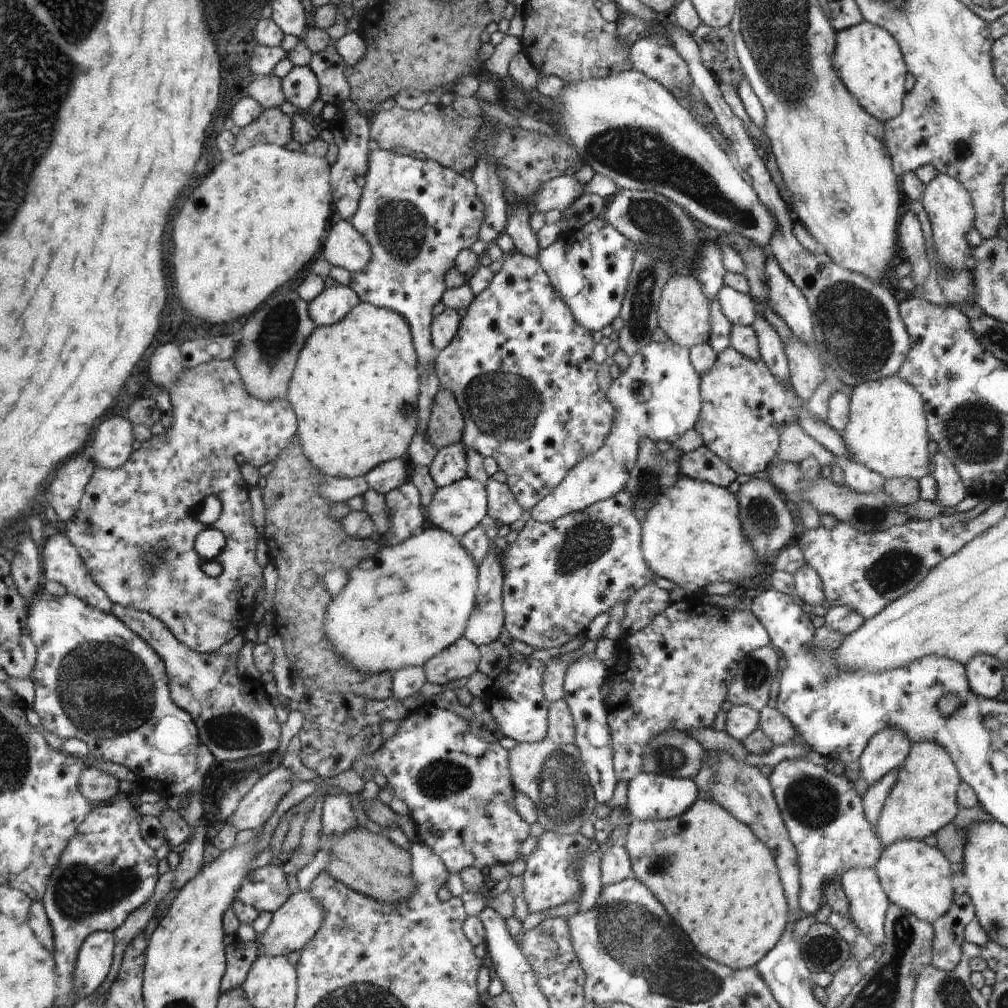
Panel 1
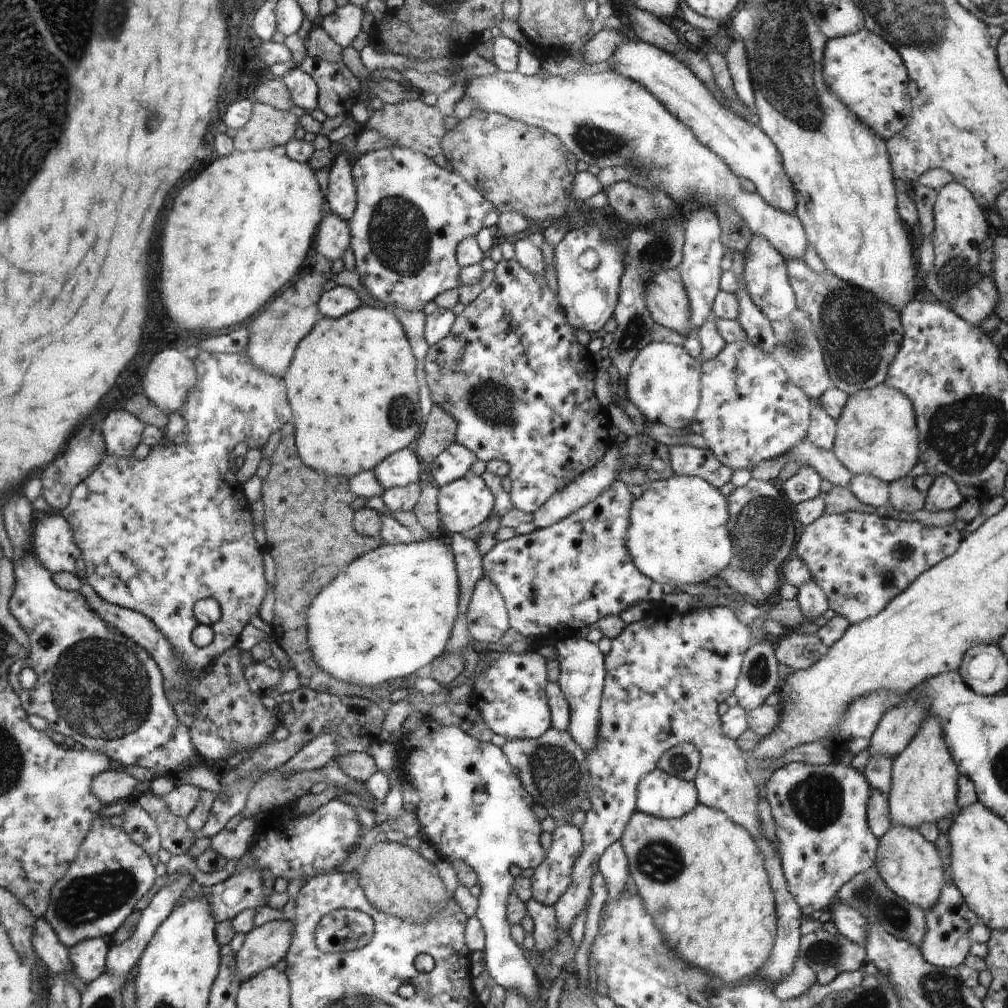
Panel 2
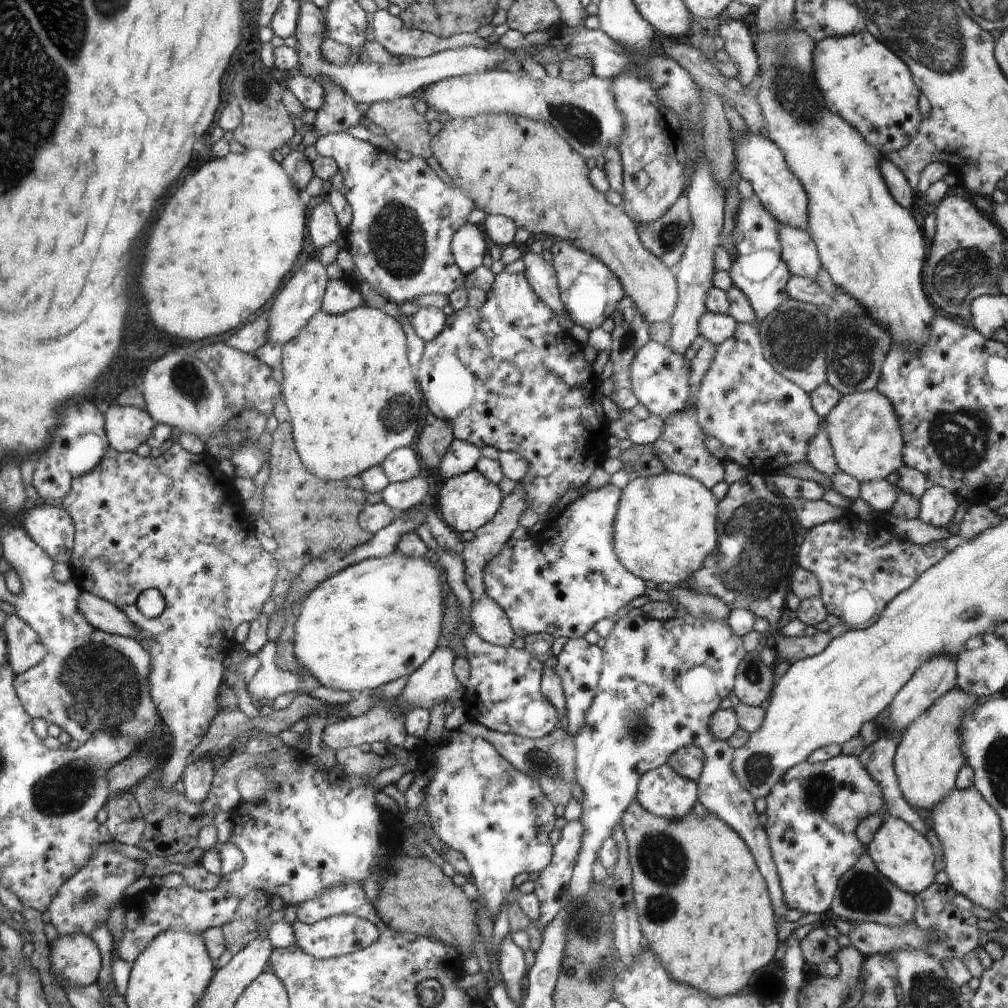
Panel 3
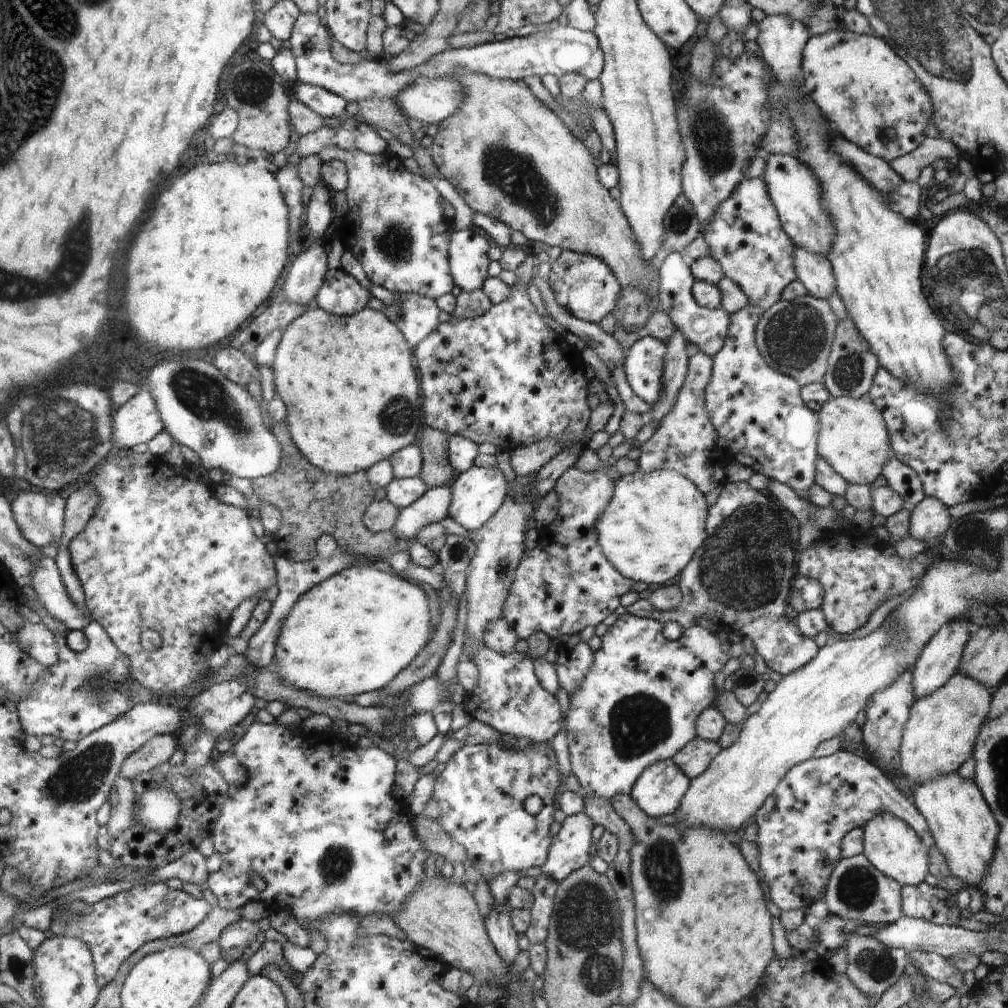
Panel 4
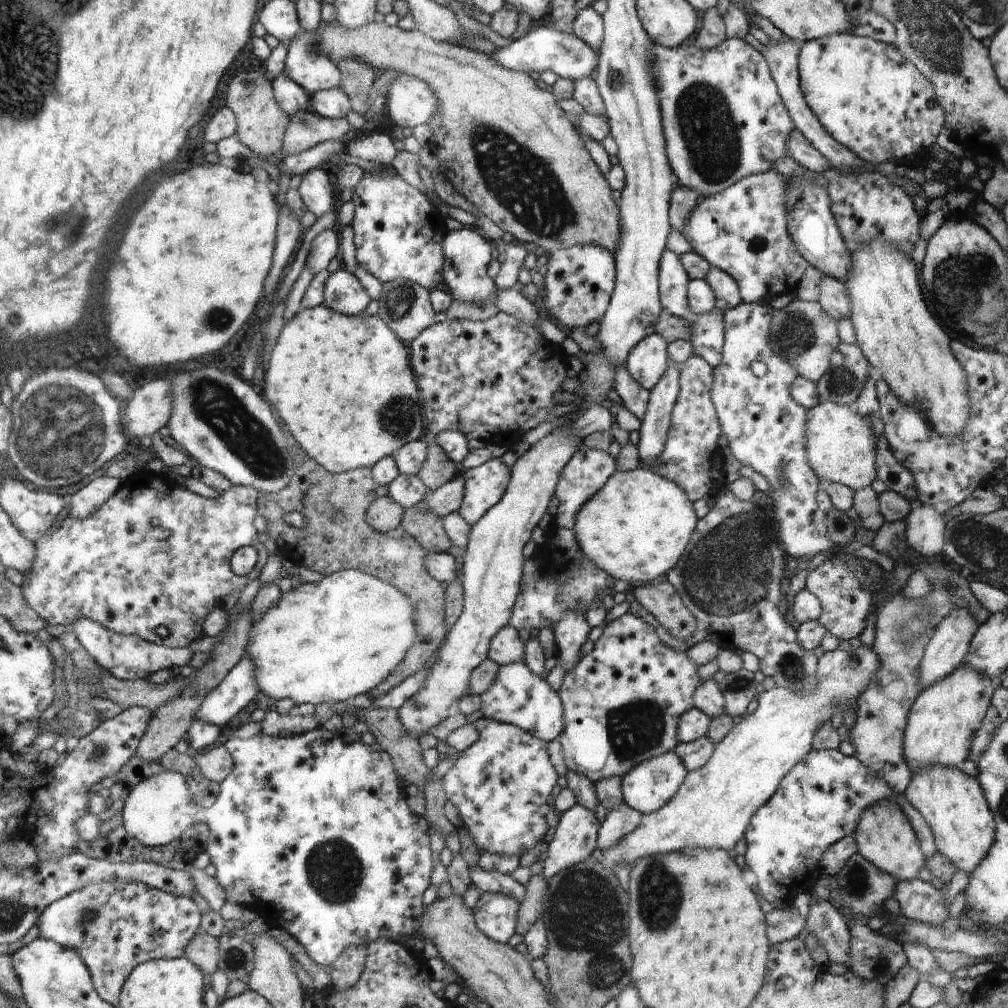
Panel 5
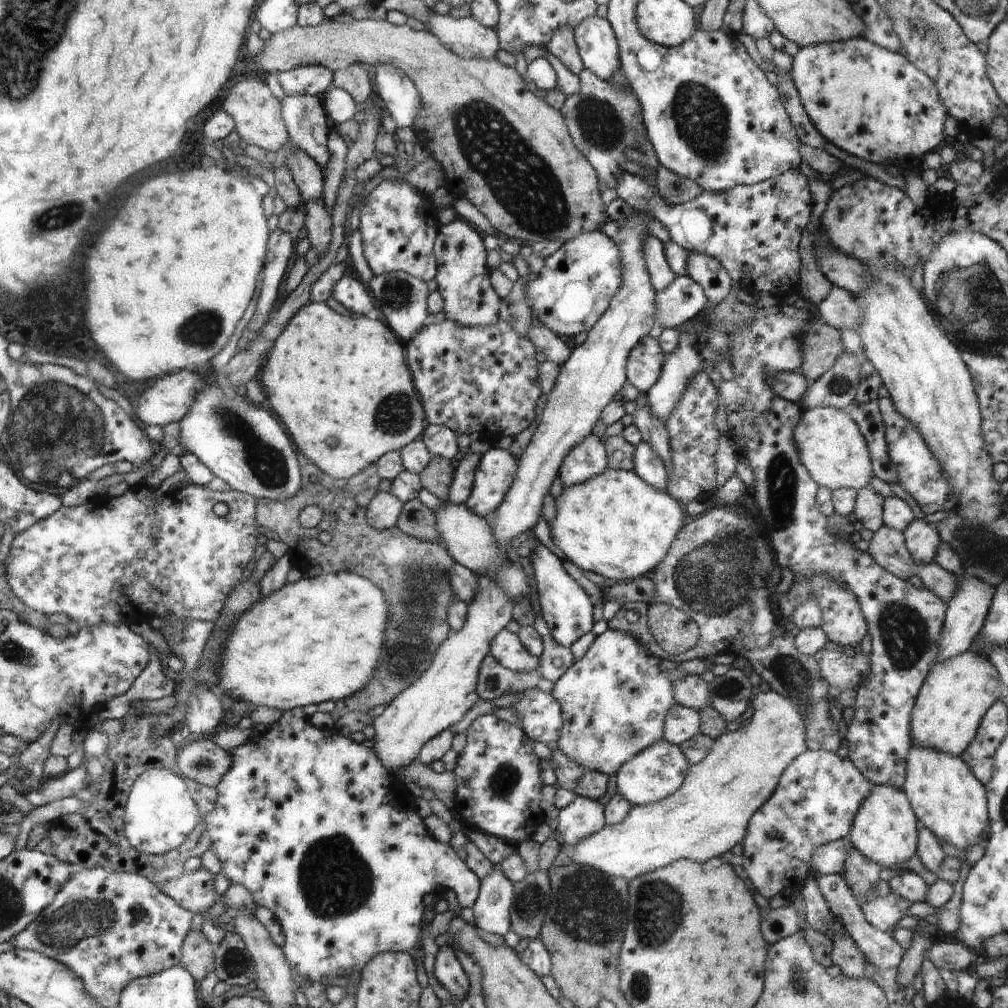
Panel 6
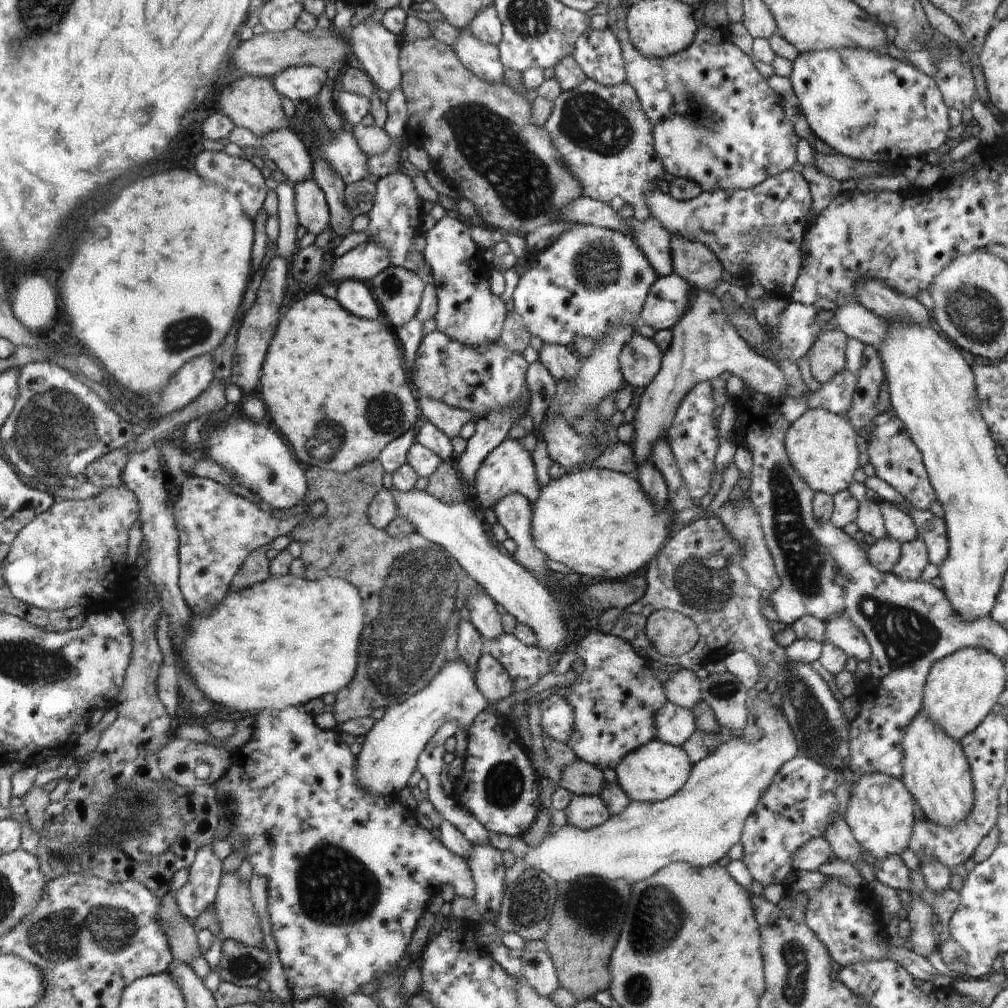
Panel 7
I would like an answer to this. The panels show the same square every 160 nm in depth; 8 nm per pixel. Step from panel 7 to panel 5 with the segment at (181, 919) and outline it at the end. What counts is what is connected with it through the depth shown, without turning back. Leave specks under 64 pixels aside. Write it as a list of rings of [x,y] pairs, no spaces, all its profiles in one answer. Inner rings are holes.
[[[198,931],[185,948],[184,956],[193,961],[208,977],[219,969],[219,944],[217,938]]]

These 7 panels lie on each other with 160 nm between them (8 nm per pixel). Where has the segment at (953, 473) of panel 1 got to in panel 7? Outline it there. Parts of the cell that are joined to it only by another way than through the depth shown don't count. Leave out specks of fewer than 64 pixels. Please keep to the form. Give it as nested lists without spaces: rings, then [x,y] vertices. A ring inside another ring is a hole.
[[[918,535],[912,542],[901,545],[901,555],[892,573],[904,580],[920,581],[920,575],[928,562],[926,543]]]

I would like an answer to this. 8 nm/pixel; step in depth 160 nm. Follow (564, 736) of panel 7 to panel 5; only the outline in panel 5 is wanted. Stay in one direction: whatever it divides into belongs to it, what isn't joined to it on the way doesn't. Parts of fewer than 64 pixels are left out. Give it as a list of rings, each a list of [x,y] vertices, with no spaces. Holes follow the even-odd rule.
[[[523,661],[499,666],[494,684],[479,697],[484,718],[518,725],[518,728],[547,743],[559,739],[565,728],[564,705],[560,694],[552,690],[548,681],[533,673]]]

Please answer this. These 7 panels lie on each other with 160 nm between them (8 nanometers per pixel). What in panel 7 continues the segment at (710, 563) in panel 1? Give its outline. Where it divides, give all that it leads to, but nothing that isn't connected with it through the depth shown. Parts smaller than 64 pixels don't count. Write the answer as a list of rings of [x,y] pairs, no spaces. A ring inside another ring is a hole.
[[[598,467],[570,471],[561,478],[550,479],[542,487],[538,499],[530,504],[530,528],[534,546],[548,559],[566,564],[574,573],[599,580],[620,580],[641,573],[642,566],[646,566],[664,546],[668,524],[673,520],[673,514],[668,510],[662,511],[662,514],[654,512],[649,495],[635,475]]]

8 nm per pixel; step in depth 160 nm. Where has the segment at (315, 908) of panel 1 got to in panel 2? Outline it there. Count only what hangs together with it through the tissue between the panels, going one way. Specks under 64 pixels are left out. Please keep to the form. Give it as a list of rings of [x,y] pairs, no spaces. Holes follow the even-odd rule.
[[[287,918],[255,926],[247,932],[243,945],[235,954],[235,973],[240,984],[284,959],[289,952],[292,938],[291,920]]]

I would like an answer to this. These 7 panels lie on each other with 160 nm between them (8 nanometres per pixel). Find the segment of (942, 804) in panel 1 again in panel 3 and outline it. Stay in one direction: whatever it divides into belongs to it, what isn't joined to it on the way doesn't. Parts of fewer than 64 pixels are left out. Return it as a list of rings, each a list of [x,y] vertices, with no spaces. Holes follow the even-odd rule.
[[[954,688],[937,699],[928,711],[903,730],[896,747],[893,765],[901,793],[912,808],[931,810],[954,788],[954,782],[957,782],[956,776],[961,772],[960,768],[967,763],[959,725],[962,724],[966,711],[984,704],[987,700],[987,697],[977,697],[974,693]]]

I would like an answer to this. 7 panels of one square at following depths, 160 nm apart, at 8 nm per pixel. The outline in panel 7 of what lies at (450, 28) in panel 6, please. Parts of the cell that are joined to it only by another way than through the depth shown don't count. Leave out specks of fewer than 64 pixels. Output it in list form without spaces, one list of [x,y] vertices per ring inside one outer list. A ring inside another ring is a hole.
[[[466,28],[457,36],[452,48],[470,72],[489,83],[504,82],[504,65],[500,62],[497,47],[483,43],[474,38],[474,34]]]

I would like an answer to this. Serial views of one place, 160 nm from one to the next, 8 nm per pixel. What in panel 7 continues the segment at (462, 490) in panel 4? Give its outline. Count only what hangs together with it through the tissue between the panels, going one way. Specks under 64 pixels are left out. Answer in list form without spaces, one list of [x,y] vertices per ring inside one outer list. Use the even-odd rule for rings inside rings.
[[[504,439],[486,458],[482,461],[480,468],[476,471],[472,482],[478,491],[478,498],[484,508],[491,508],[503,496],[510,493],[518,493],[526,497],[530,503],[535,502],[540,495],[538,480],[536,480],[536,468],[532,462],[532,456],[520,446],[516,439]]]

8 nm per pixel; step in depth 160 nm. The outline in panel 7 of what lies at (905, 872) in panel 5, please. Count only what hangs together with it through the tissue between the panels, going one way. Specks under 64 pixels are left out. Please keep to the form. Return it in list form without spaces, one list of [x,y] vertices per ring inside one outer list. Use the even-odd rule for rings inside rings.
[[[869,772],[856,778],[852,800],[846,807],[843,817],[849,824],[858,844],[877,859],[900,855],[908,849],[914,824],[914,802],[907,786],[901,778],[888,776],[883,772]]]

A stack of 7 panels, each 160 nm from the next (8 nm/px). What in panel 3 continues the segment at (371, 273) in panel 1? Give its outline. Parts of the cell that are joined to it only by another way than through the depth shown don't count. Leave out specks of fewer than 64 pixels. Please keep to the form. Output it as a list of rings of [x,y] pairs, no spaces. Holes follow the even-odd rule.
[[[348,132],[318,137],[314,148],[318,155],[333,158],[342,174],[341,190],[353,209],[353,220],[343,234],[345,249],[352,254],[356,274],[364,282],[368,282],[386,300],[398,305],[430,293],[449,297],[465,286],[465,274],[458,268],[453,252],[450,252],[450,240],[453,240],[458,226],[466,222],[470,210],[476,208],[468,191],[455,185],[448,188],[423,158],[400,161],[396,155],[385,153]]]

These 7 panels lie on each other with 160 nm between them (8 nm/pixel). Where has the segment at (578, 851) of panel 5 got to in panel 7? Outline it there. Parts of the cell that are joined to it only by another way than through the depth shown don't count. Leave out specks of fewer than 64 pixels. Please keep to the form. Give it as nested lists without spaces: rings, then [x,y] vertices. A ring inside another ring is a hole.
[[[573,795],[564,812],[567,816],[568,824],[586,830],[600,827],[601,824],[612,818],[610,808],[600,795]]]

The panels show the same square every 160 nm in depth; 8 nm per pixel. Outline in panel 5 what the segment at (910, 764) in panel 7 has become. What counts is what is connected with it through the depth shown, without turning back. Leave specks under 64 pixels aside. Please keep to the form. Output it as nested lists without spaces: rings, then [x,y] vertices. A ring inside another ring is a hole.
[[[928,765],[912,772],[904,795],[928,822],[937,851],[951,860],[958,871],[964,870],[966,874],[974,872],[988,854],[995,835],[994,817],[977,777],[962,772],[960,768]]]

